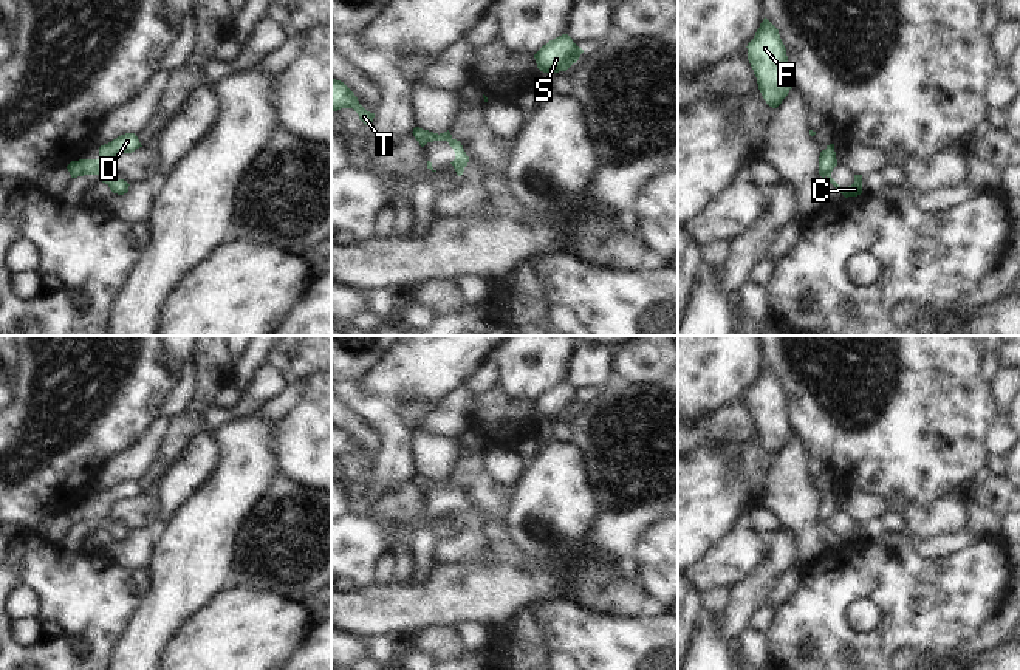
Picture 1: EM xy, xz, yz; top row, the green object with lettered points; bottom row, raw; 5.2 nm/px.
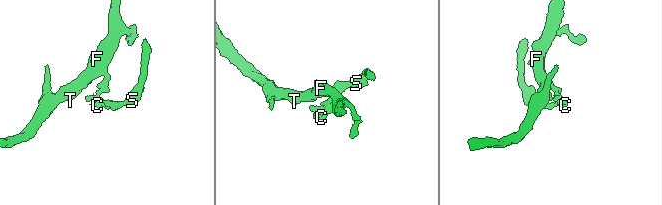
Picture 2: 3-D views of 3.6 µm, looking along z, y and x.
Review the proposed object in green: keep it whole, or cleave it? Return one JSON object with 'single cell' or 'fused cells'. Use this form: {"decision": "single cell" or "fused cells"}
{"decision": "fused cells"}

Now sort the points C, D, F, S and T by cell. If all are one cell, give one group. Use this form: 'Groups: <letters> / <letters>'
Groups: C S / D F T

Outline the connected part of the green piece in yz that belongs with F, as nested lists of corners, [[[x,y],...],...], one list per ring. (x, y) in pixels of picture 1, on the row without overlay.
[[[765,364],[746,395],[763,446],[777,455],[792,435],[786,395],[779,376]]]

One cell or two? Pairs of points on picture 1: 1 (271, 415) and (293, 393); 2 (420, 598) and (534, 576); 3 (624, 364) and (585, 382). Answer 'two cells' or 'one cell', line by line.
1: one cell
2: one cell
3: two cells

